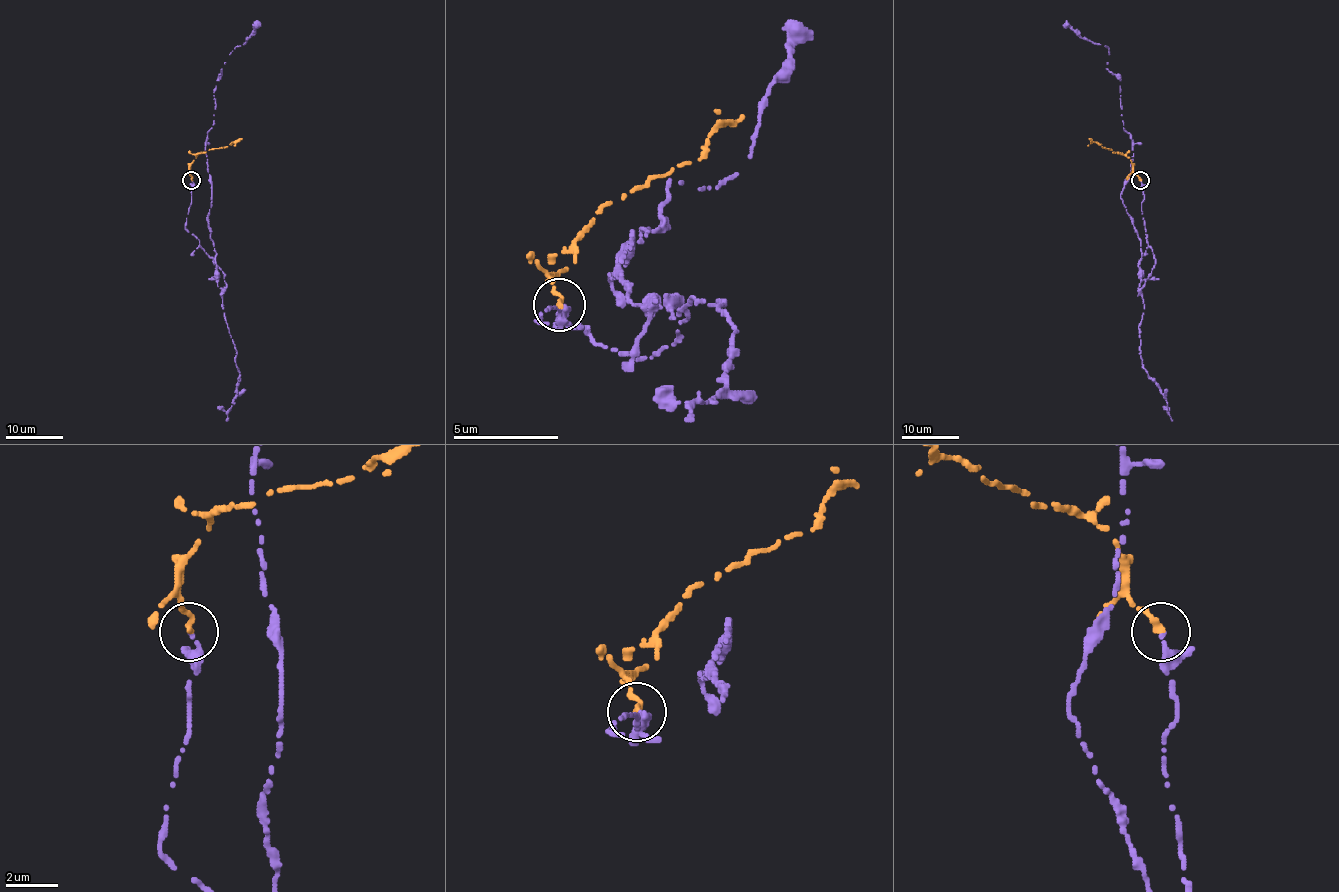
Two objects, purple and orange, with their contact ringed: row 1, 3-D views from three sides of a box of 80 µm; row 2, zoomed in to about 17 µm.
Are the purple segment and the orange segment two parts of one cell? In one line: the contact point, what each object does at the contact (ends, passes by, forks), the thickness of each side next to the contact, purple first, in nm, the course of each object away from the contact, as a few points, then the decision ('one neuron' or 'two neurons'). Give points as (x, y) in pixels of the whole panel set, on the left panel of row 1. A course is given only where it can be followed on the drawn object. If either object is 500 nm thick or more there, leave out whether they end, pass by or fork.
place (191, 180); purple ends; orange ends; calibres 150 and 240 nm; course purple (191, 180), (185, 228), (224, 274), (223, 289), (208, 226), (205, 139), (221, 69), (257, 24); course orange (191, 180), (190, 165), (197, 154), (234, 142), (234, 145); one neuron

